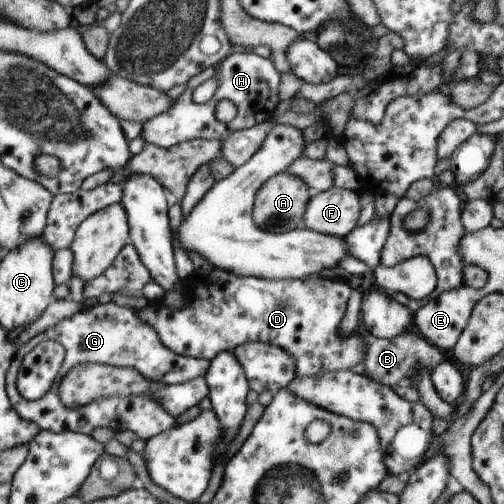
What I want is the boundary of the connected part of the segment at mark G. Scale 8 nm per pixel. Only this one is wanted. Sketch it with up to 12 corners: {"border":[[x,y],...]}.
{"border":[[88,303],[18,348],[60,343],[56,380],[78,365],[130,367],[167,387],[203,377],[137,310]]}

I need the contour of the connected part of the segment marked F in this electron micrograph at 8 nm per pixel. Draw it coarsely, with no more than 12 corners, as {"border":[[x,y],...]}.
{"border":[[330,187],[308,199],[302,229],[344,238],[359,193]]}

